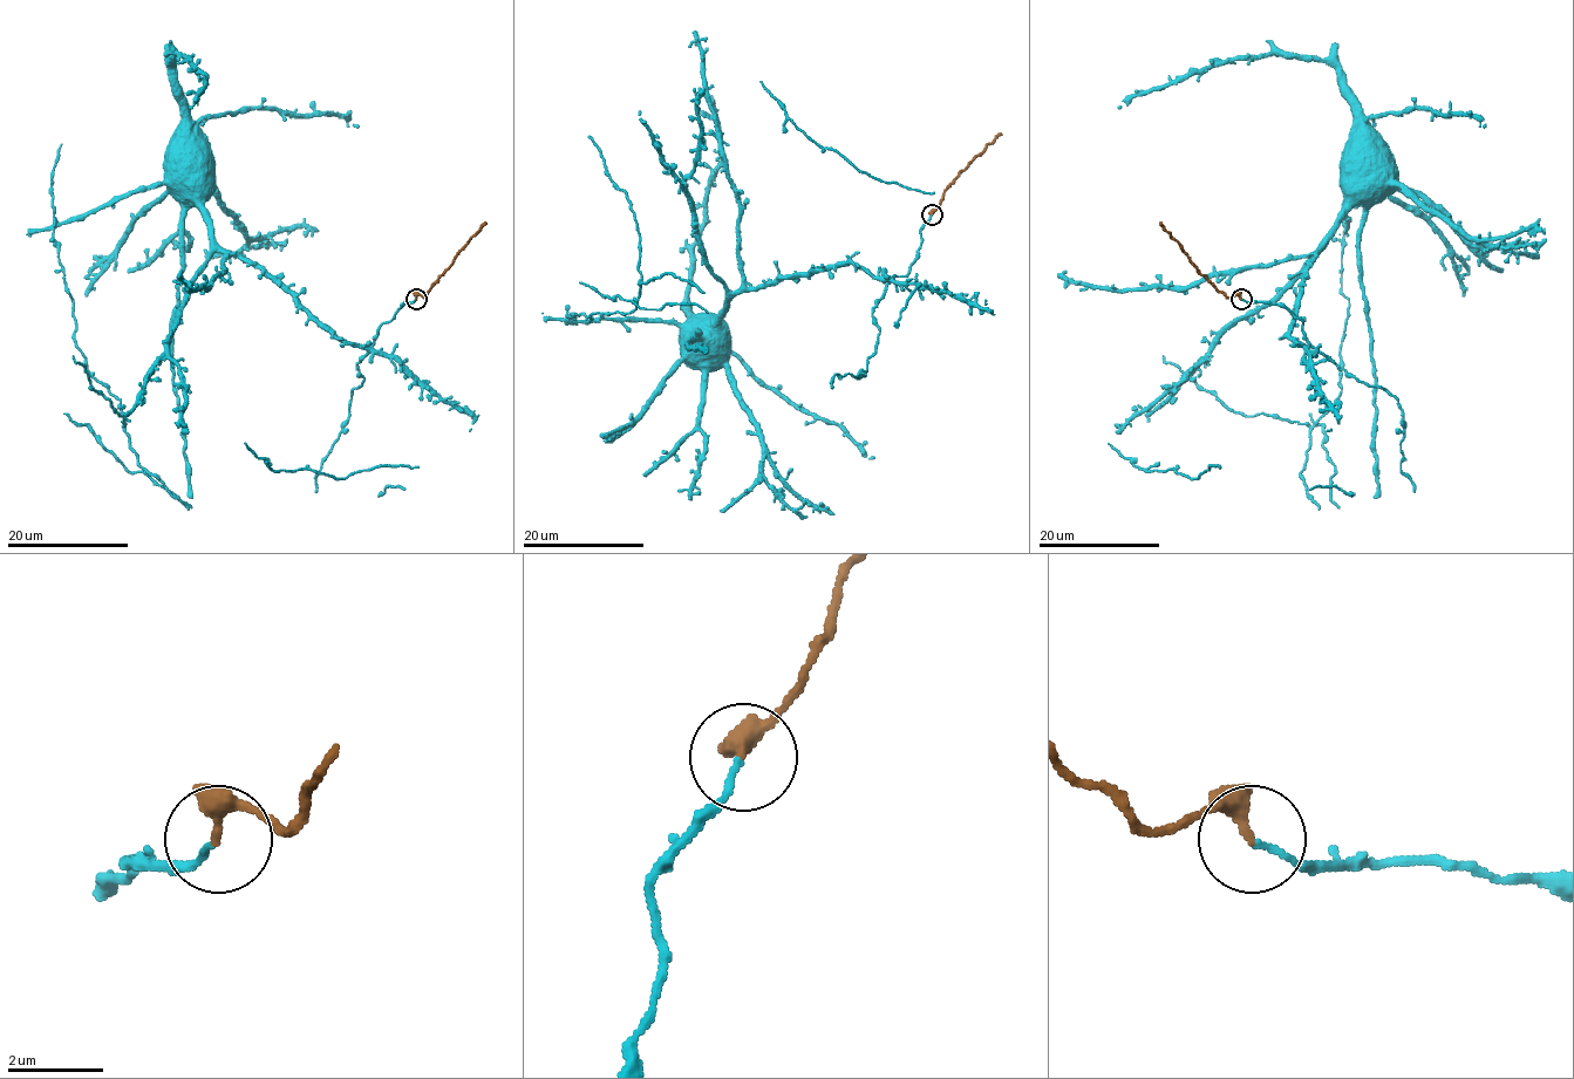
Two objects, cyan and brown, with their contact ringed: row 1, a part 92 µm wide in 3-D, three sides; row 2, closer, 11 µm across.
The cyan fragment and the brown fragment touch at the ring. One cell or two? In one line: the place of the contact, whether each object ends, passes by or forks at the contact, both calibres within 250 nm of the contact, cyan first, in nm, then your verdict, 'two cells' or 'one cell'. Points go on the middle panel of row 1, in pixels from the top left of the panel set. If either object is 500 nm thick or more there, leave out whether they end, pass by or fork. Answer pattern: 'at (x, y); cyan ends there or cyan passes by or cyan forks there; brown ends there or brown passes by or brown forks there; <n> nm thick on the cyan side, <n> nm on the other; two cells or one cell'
at (932, 214); cyan ends there; brown forks there; 110 nm thick on the cyan side, 190 nm on the other; one cell

